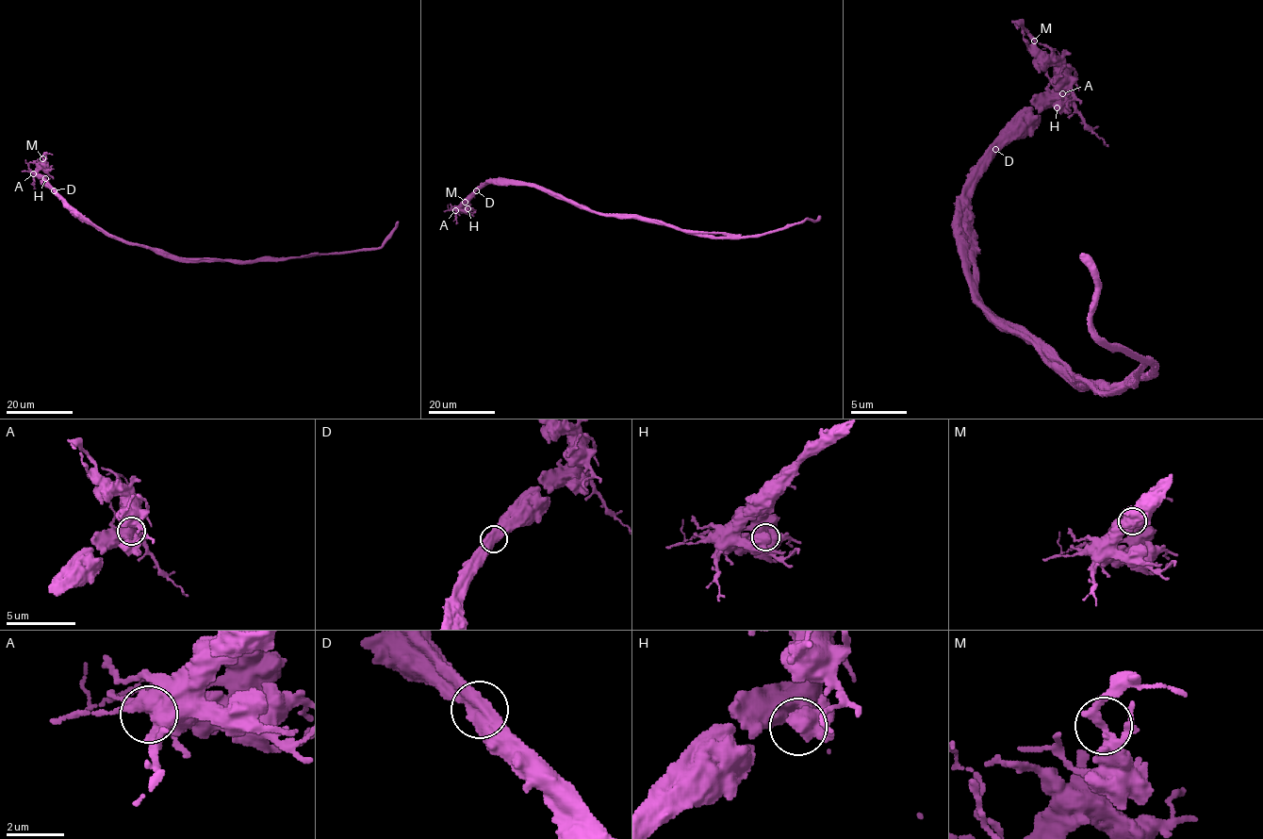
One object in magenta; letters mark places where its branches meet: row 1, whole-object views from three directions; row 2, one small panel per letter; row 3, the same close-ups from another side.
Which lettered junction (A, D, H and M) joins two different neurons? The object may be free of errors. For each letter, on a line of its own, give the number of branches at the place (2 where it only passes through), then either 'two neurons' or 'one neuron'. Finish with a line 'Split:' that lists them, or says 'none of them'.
A: 3 | one neuron
D: 2 | two neurons
H: 2 | one neuron
M: 4 | one neuron
Split: D

